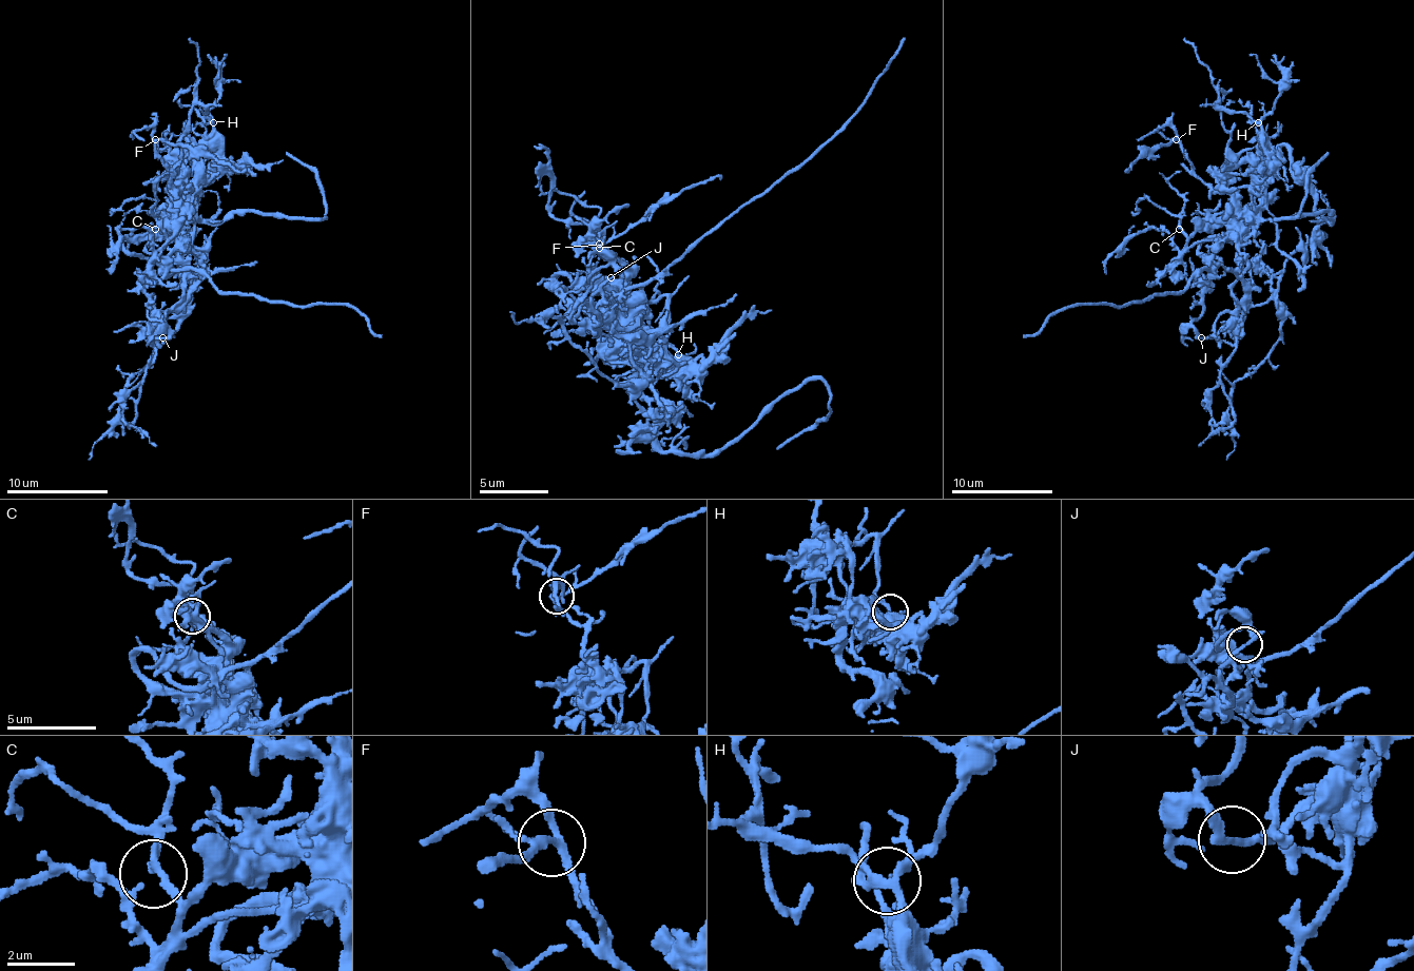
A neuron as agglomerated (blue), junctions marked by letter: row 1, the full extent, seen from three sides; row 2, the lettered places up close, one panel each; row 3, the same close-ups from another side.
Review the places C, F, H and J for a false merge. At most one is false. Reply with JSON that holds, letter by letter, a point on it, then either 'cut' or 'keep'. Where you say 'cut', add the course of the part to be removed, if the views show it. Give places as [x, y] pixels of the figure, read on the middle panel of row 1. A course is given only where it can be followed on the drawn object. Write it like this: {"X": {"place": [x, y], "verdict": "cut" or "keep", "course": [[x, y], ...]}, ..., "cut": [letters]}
{"C": {"place": [599, 248], "verdict": "keep"}, "F": {"place": [599, 244], "verdict": "keep"}, "H": {"place": [678, 354], "verdict": "keep"}, "J": {"place": [611, 277], "verdict": "cut", "course": [[609, 278], [588, 316], [647, 374], [630, 399], [654, 437], [667, 412], [640, 388], [620, 271], [596, 234]]}, "cut": ["J"]}

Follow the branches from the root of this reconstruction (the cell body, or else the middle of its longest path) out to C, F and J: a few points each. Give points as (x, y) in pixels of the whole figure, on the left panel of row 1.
C: (186, 224), (168, 226), (172, 231), (170, 236), (155, 229)
F: (186, 224), (182, 211), (177, 206), (177, 191), (172, 186), (170, 168), (157, 153), (155, 139)
J: (186, 224), (186, 234), (177, 241), (177, 259), (182, 265), (182, 297), (150, 333), (162, 337)

